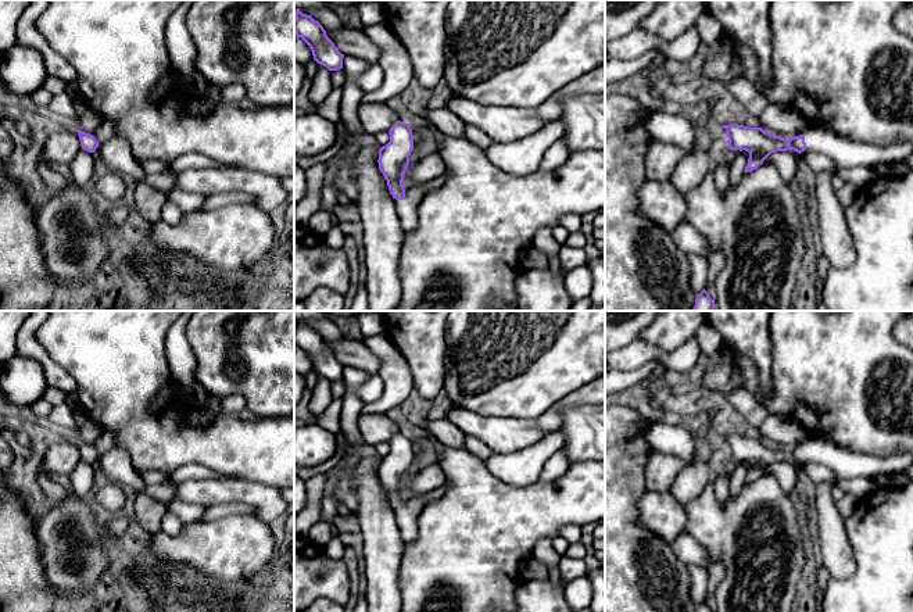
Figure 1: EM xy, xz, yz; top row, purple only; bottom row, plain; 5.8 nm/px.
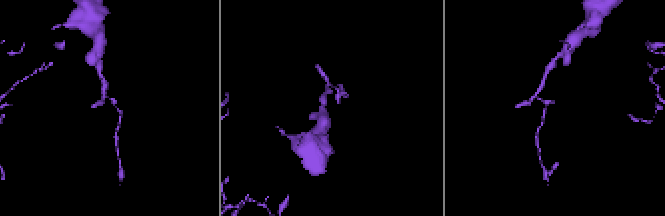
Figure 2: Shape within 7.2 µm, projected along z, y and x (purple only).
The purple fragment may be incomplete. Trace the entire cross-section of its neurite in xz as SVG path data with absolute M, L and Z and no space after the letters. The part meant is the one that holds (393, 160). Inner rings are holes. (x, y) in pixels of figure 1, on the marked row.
M397 121L389 130L390 142L379 150L379 169L387 180L390 194L395 204L402 235L416 228L418 205L422 201L423 183L404 187L402 180L413 150L413 135L409 124Z

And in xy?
M103 119L100 126L90 135L82 130L78 130L80 147L89 153L94 153L104 142L110 140L117 135L114 122L110 119Z

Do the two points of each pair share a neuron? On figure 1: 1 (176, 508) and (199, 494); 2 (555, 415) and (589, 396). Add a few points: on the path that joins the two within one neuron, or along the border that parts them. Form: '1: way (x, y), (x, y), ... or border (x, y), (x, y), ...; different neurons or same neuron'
1: border (175, 498), (183, 503), (199, 503), (206, 507); different neurons
2: way (561, 407), (580, 396); same neuron

